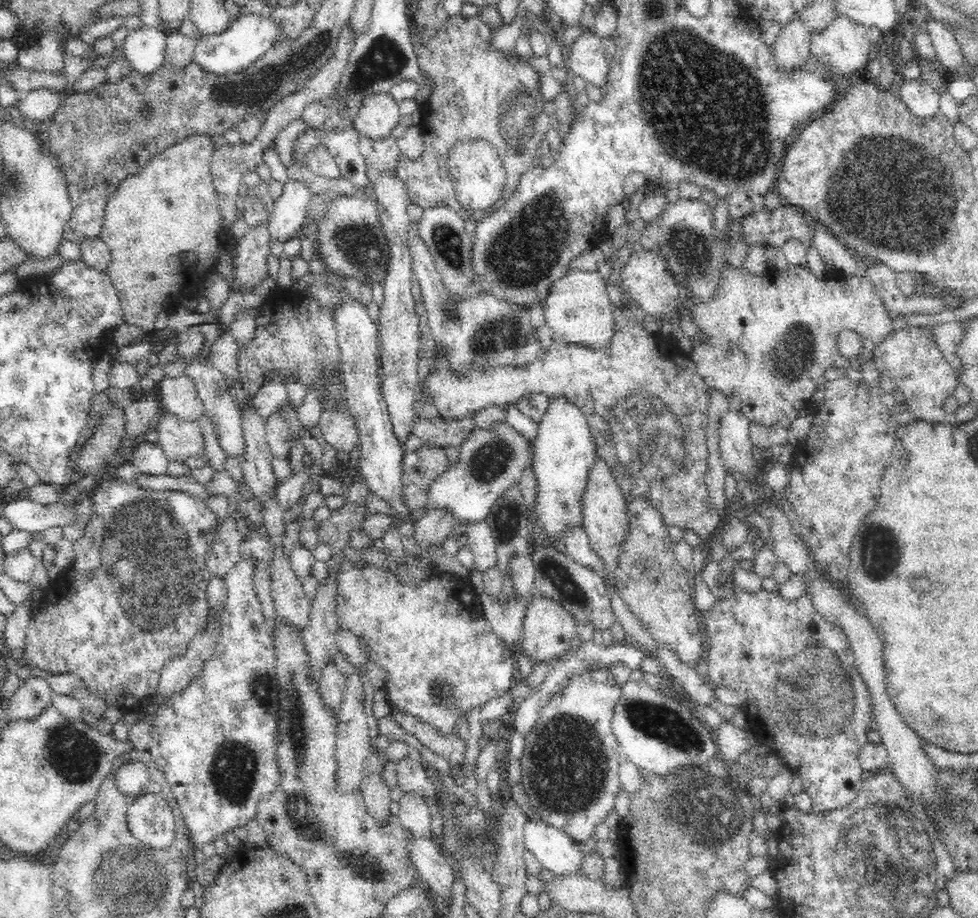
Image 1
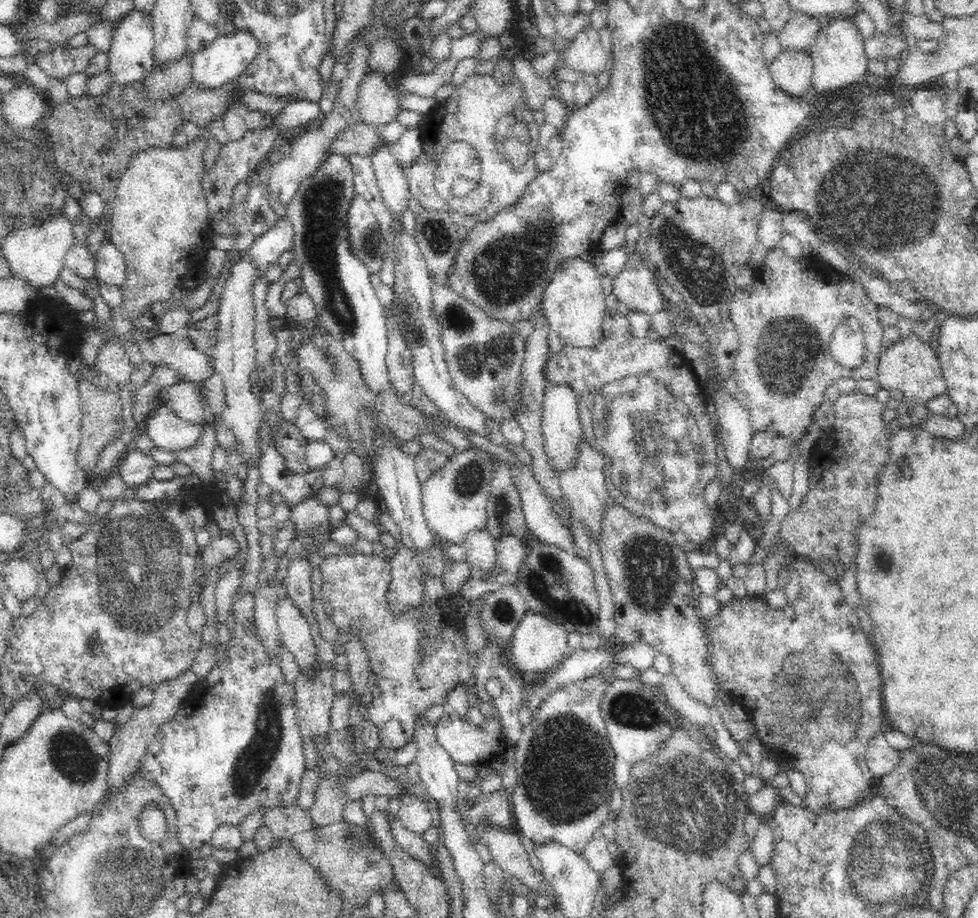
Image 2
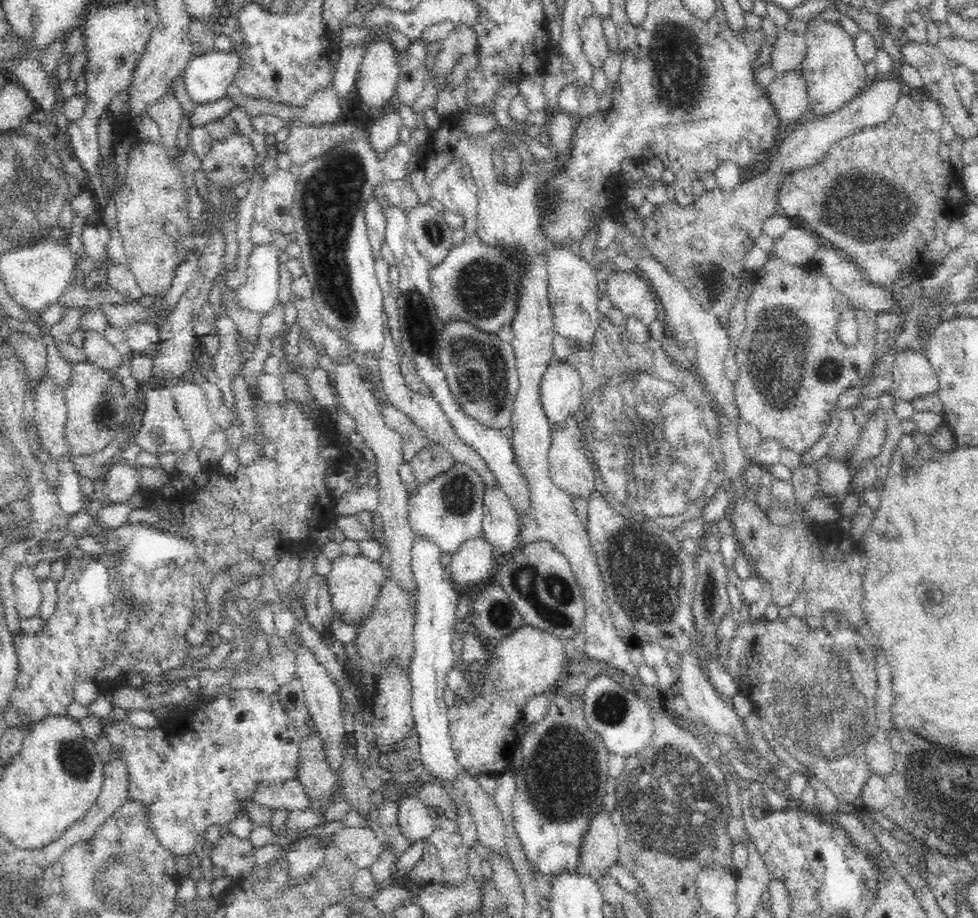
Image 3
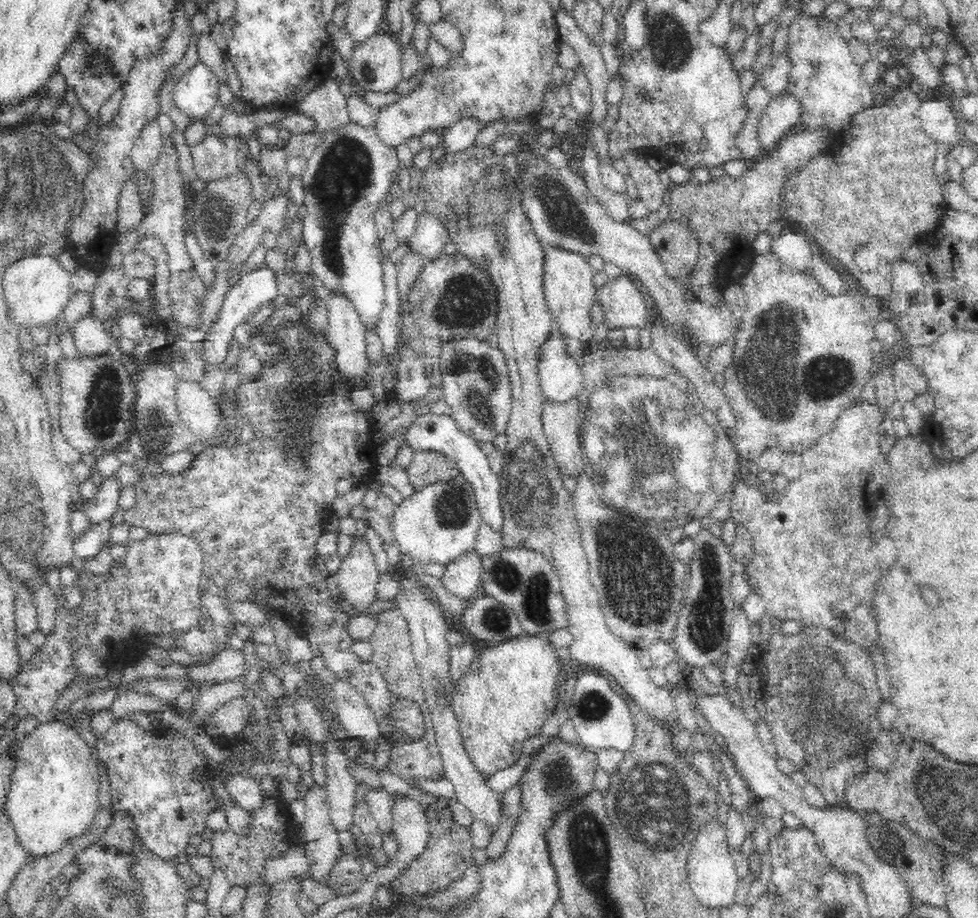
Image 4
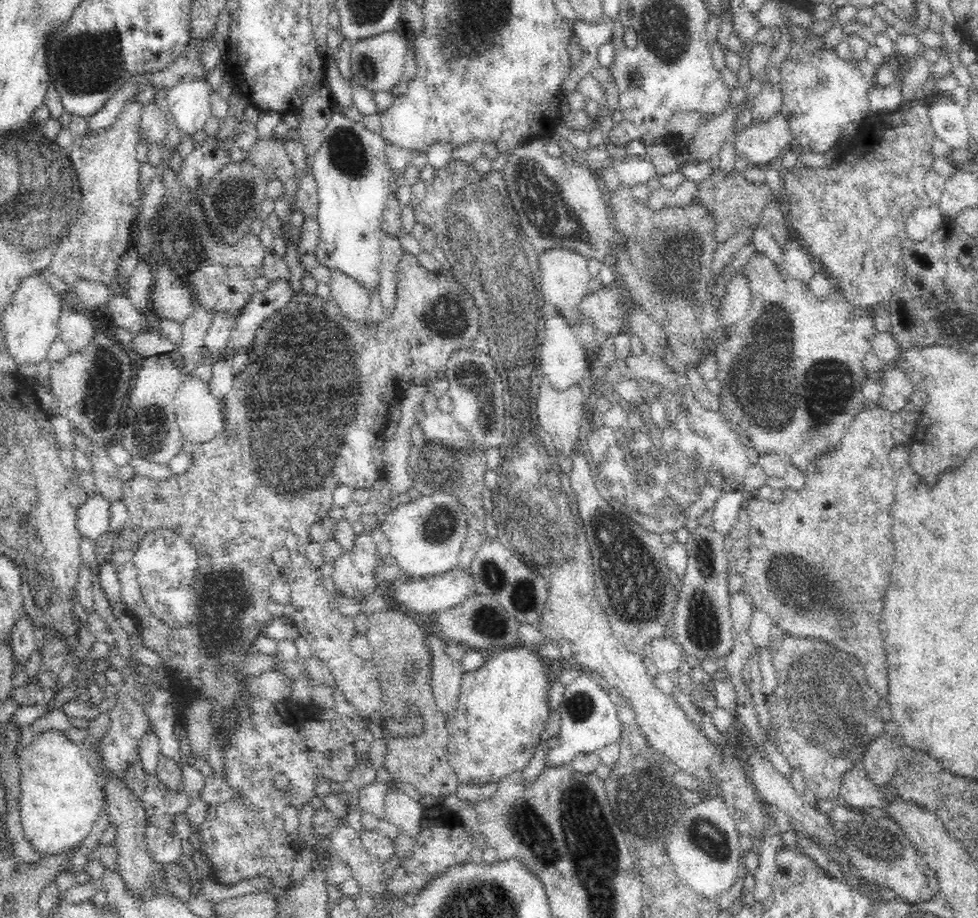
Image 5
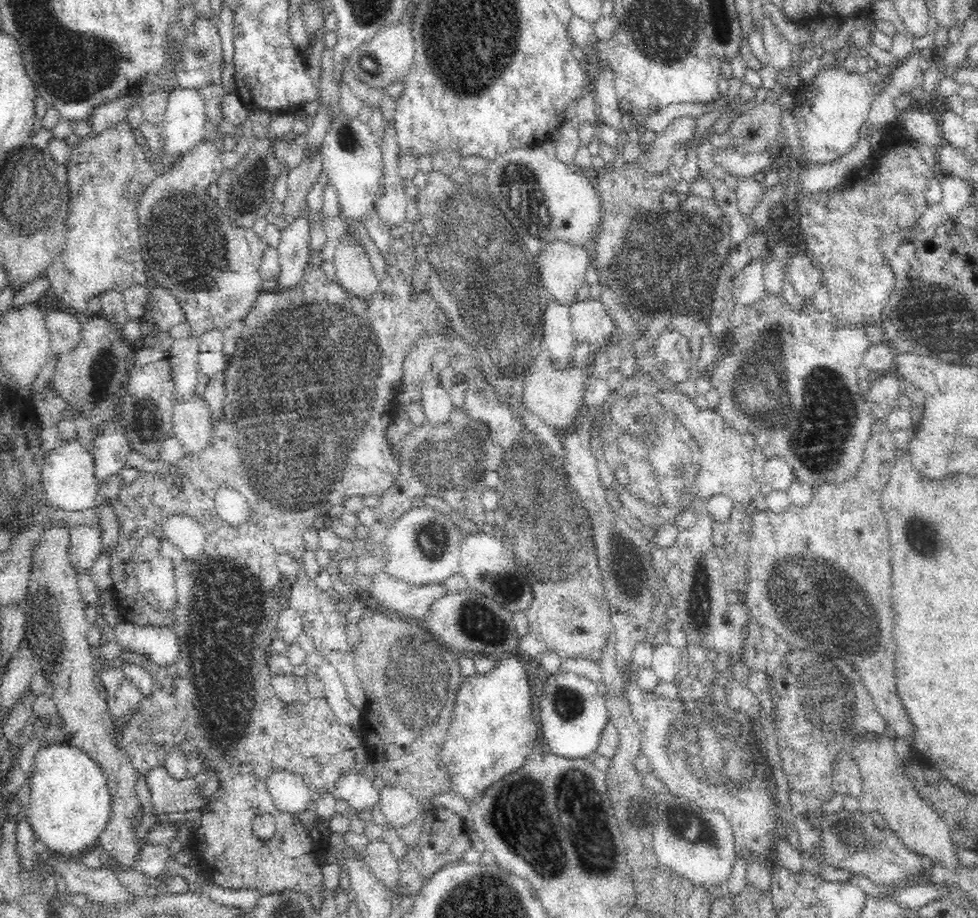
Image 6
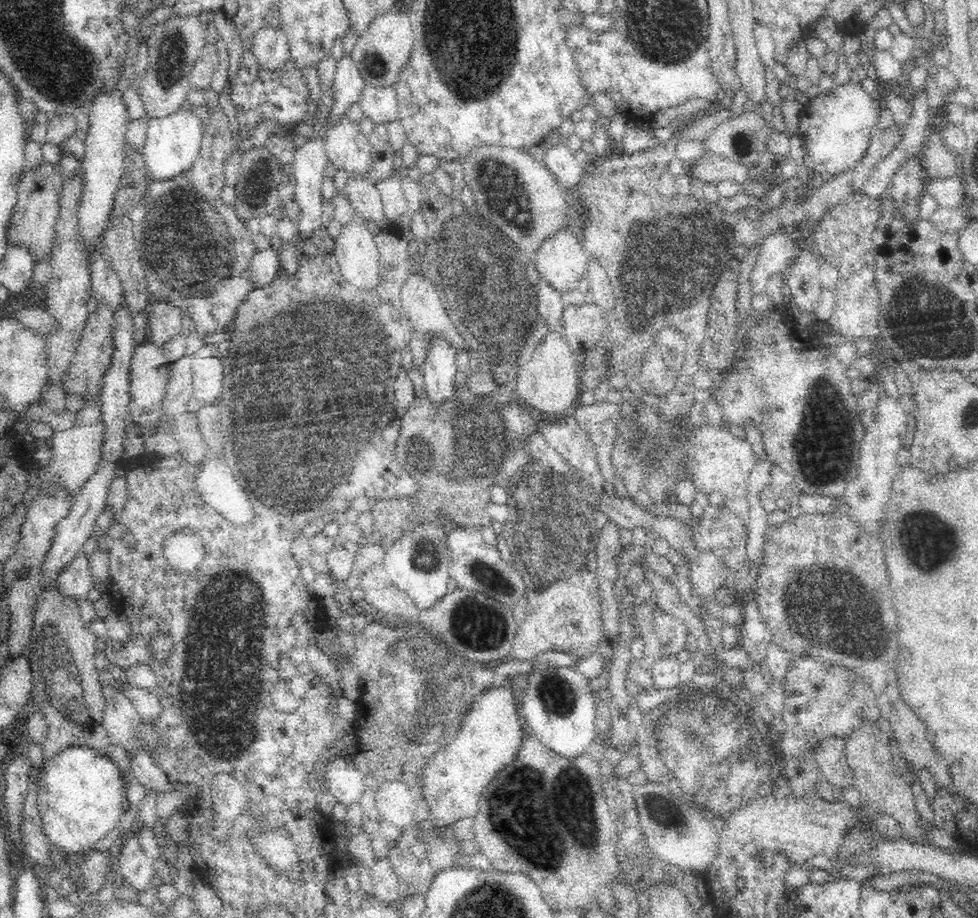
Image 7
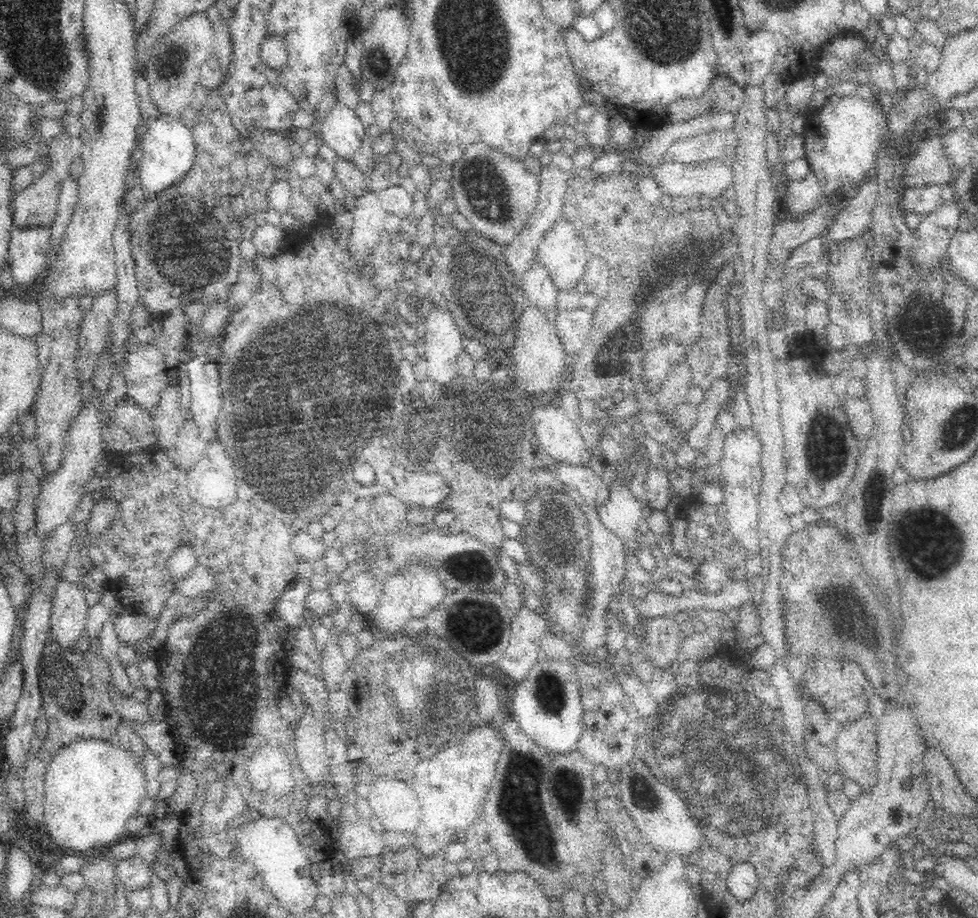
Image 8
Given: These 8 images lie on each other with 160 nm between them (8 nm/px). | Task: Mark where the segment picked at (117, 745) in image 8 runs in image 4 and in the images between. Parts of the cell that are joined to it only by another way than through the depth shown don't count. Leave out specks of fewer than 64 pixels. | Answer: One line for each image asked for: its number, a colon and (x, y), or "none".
4: (54, 791)
5: (61, 798)
6: (70, 805)
7: (82, 796)

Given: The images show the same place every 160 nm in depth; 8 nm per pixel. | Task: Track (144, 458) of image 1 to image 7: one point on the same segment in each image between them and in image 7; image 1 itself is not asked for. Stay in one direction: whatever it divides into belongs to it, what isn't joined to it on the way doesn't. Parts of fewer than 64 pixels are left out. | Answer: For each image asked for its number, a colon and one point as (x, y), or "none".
2: (136, 467)
3: (121, 480)
4: (104, 503)
5: (92, 521)
6: (85, 544)
7: (75, 582)

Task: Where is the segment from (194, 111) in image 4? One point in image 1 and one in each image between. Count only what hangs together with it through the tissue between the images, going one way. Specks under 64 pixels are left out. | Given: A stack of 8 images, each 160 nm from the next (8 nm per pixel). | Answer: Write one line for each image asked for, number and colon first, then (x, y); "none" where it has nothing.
1: (247, 38)
2: (223, 62)
3: (206, 77)

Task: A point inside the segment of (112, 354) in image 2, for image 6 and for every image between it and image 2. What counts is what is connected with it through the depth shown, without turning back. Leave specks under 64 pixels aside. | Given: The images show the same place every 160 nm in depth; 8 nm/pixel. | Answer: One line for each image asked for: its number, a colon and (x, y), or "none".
3: (98, 351)
4: (90, 337)
5: (74, 329)
6: (65, 330)

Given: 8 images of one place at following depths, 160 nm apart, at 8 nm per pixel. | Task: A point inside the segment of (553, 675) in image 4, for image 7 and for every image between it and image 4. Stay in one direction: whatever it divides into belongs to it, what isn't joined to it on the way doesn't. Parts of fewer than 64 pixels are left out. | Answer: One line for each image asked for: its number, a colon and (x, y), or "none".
5: (501, 709)
6: (493, 731)
7: (490, 735)

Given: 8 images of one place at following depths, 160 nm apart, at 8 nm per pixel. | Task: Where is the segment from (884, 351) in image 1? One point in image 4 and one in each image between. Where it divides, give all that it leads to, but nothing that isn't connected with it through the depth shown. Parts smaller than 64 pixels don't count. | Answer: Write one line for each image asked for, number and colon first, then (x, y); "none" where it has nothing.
2: (910, 365)
3: (913, 377)
4: (909, 384)

